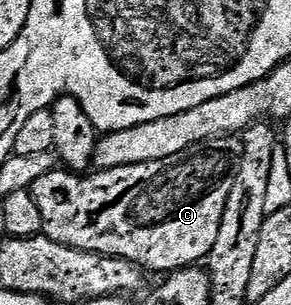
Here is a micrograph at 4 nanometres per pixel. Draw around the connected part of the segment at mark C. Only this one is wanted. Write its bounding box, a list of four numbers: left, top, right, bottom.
[29,144,232,272]

